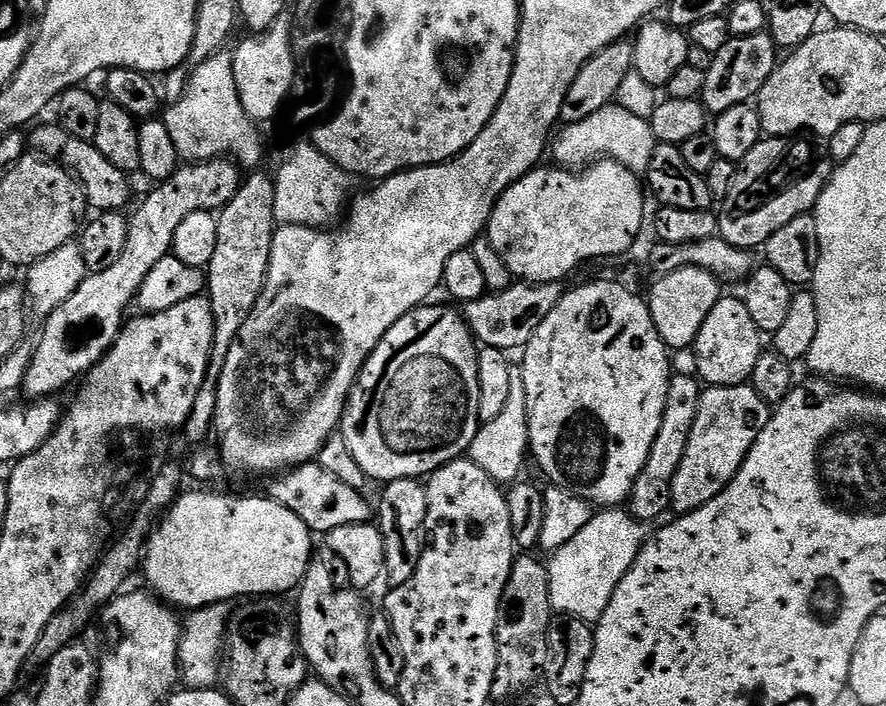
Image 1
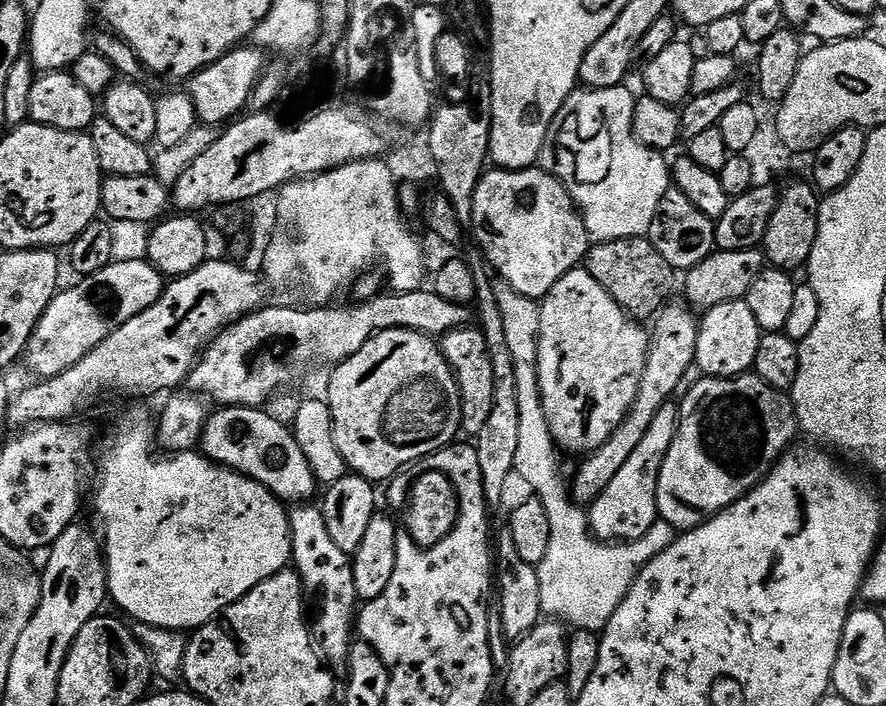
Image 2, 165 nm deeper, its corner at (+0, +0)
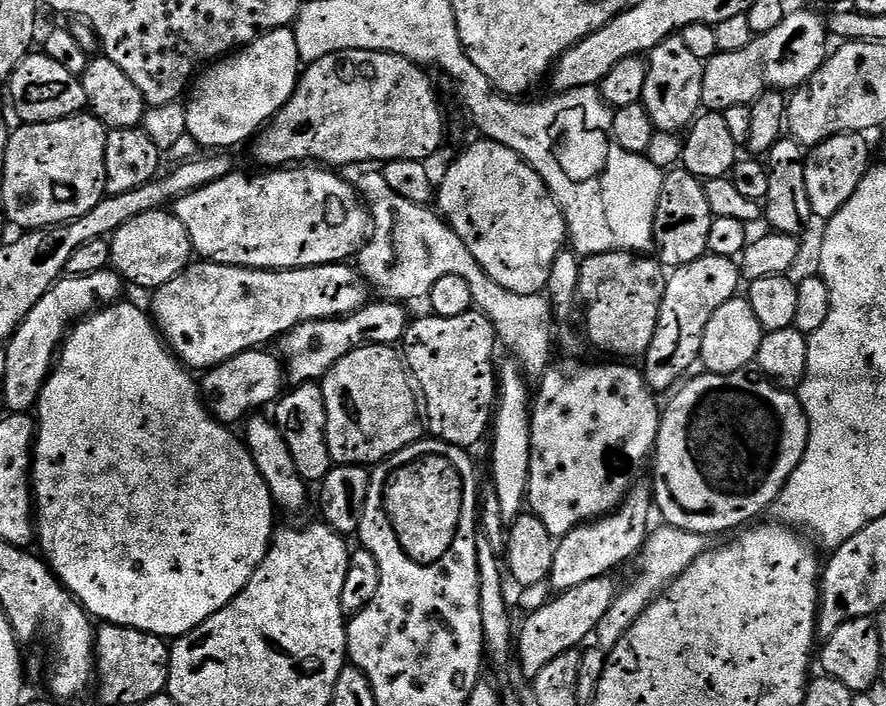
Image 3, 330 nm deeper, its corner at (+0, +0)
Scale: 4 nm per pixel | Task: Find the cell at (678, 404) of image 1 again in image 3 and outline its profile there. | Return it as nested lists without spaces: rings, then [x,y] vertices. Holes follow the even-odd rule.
[[[637,486],[615,512],[581,524],[568,535],[559,537],[550,577],[550,584],[556,587],[555,591],[562,593],[574,586],[582,586],[582,582],[615,573],[619,564],[626,563],[631,556],[632,559],[639,557],[640,549],[647,542],[654,524],[652,512],[654,516],[654,493],[651,487]]]

